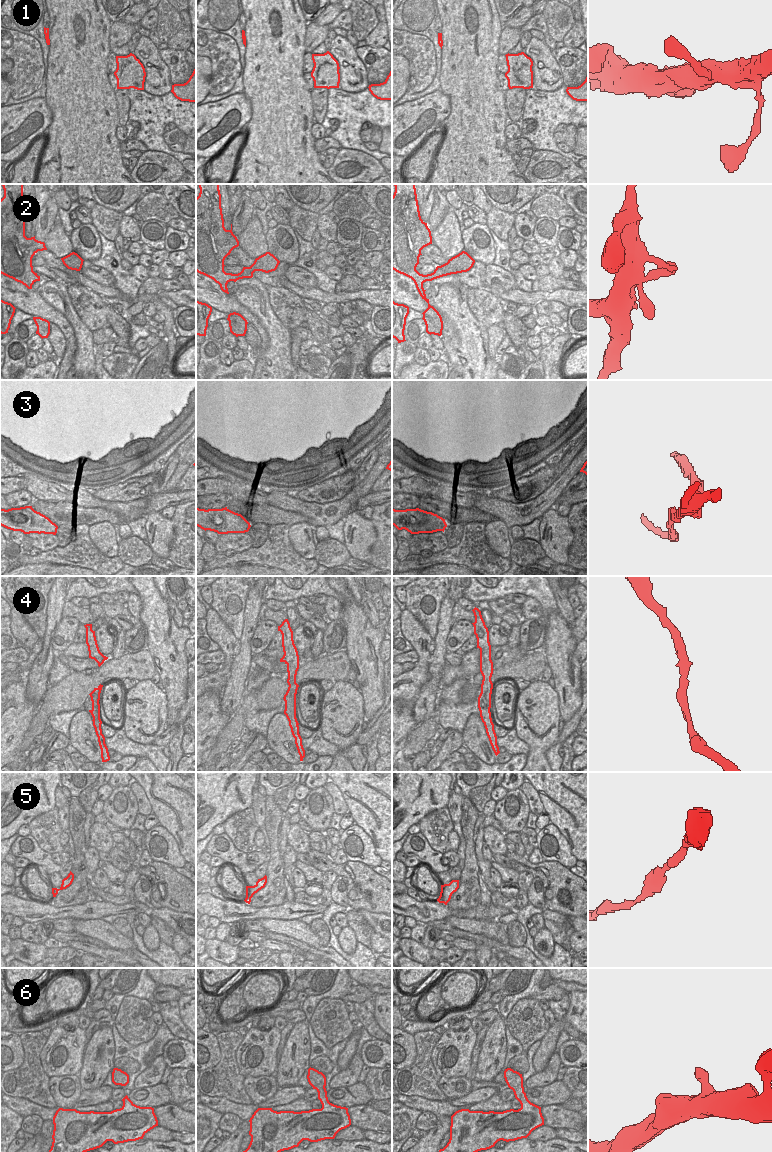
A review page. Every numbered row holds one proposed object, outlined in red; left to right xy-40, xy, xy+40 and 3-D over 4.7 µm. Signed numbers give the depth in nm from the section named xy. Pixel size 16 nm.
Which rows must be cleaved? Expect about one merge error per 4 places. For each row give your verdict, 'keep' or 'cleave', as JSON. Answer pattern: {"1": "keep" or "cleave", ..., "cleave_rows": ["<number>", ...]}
{"1": "keep", "2": "keep", "3": "cleave", "4": "keep", "5": "keep", "6": "keep", "cleave_rows": ["3"]}

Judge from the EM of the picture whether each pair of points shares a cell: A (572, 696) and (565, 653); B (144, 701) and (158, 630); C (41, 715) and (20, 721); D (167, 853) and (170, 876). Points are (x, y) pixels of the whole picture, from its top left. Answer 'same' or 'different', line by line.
A: same
B: different
C: different
D: different

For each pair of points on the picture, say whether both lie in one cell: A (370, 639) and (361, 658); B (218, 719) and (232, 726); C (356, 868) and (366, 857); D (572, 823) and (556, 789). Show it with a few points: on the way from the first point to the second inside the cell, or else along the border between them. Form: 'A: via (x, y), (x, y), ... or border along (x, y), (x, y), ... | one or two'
A: via (368, 644), (363, 649), (363, 653) | one
B: border along (230, 716), (214, 743) | two
C: border along (348, 860), (361, 861), (371, 868) | two
D: via (563, 813), (544, 794), (546, 793) | one

